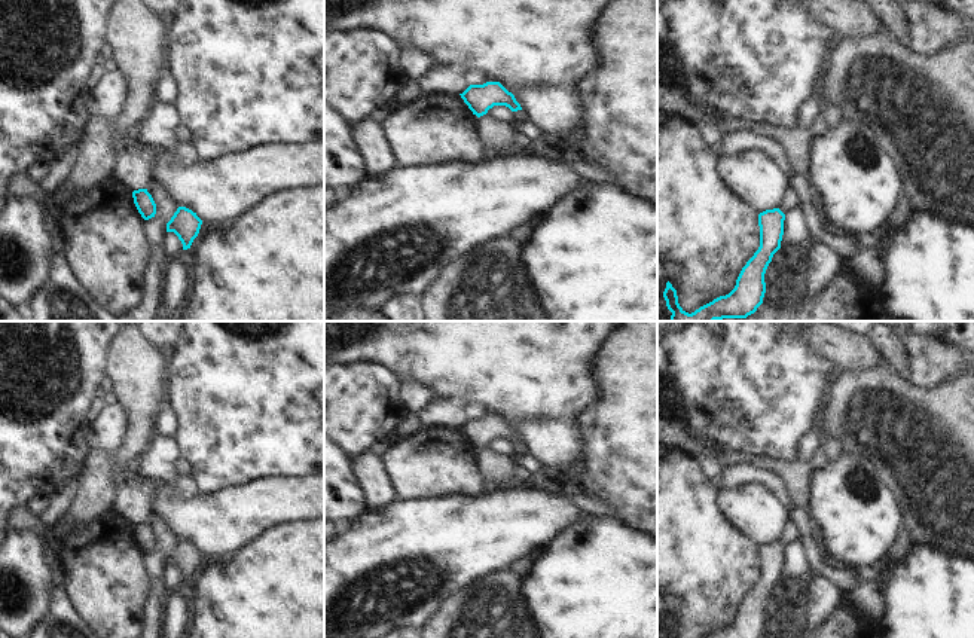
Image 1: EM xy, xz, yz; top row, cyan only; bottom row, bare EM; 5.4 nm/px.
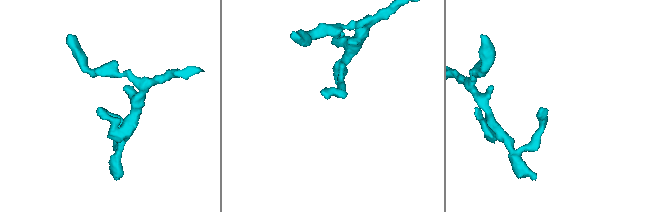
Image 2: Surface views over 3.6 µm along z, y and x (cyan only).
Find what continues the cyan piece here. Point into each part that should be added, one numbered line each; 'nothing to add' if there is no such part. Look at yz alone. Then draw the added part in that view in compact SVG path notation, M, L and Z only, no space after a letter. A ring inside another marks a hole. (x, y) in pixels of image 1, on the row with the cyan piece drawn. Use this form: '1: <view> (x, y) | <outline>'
1: yz (791, 200) | M790 186L788 190L785 192L785 195L784 195L784 201L779 205L779 210L784 214L787 214L787 213L790 213L793 208L796 208L799 205L800 205L800 198L799 198L796 189Z

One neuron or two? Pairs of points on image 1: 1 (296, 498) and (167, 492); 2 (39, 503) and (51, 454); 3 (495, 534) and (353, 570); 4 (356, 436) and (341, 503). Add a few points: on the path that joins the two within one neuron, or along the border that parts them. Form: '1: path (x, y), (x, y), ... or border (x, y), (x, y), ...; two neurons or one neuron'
1: path (263, 504), (256, 509), (200, 509); one neuron
2: border (49, 494), (37, 494), (26, 506); two neurons
3: path (460, 540), (417, 553), (402, 553), (388, 558); one neuron
4: border (339, 442), (354, 455); two neurons

